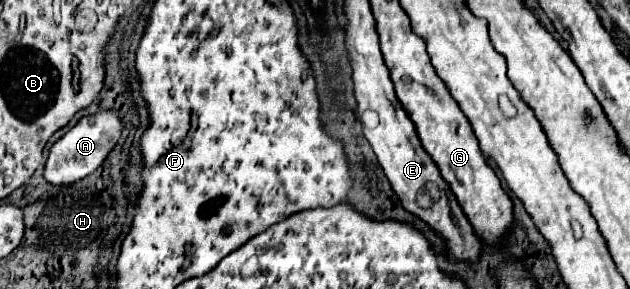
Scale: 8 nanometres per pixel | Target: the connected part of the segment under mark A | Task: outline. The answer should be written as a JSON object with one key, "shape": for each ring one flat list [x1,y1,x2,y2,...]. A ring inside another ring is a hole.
{"shape":[[98,112,94,116,80,118,74,128,70,128,60,140,52,144,44,166,46,182,54,186,68,186,94,172,118,142,120,130,122,130,122,120,116,112]]}

